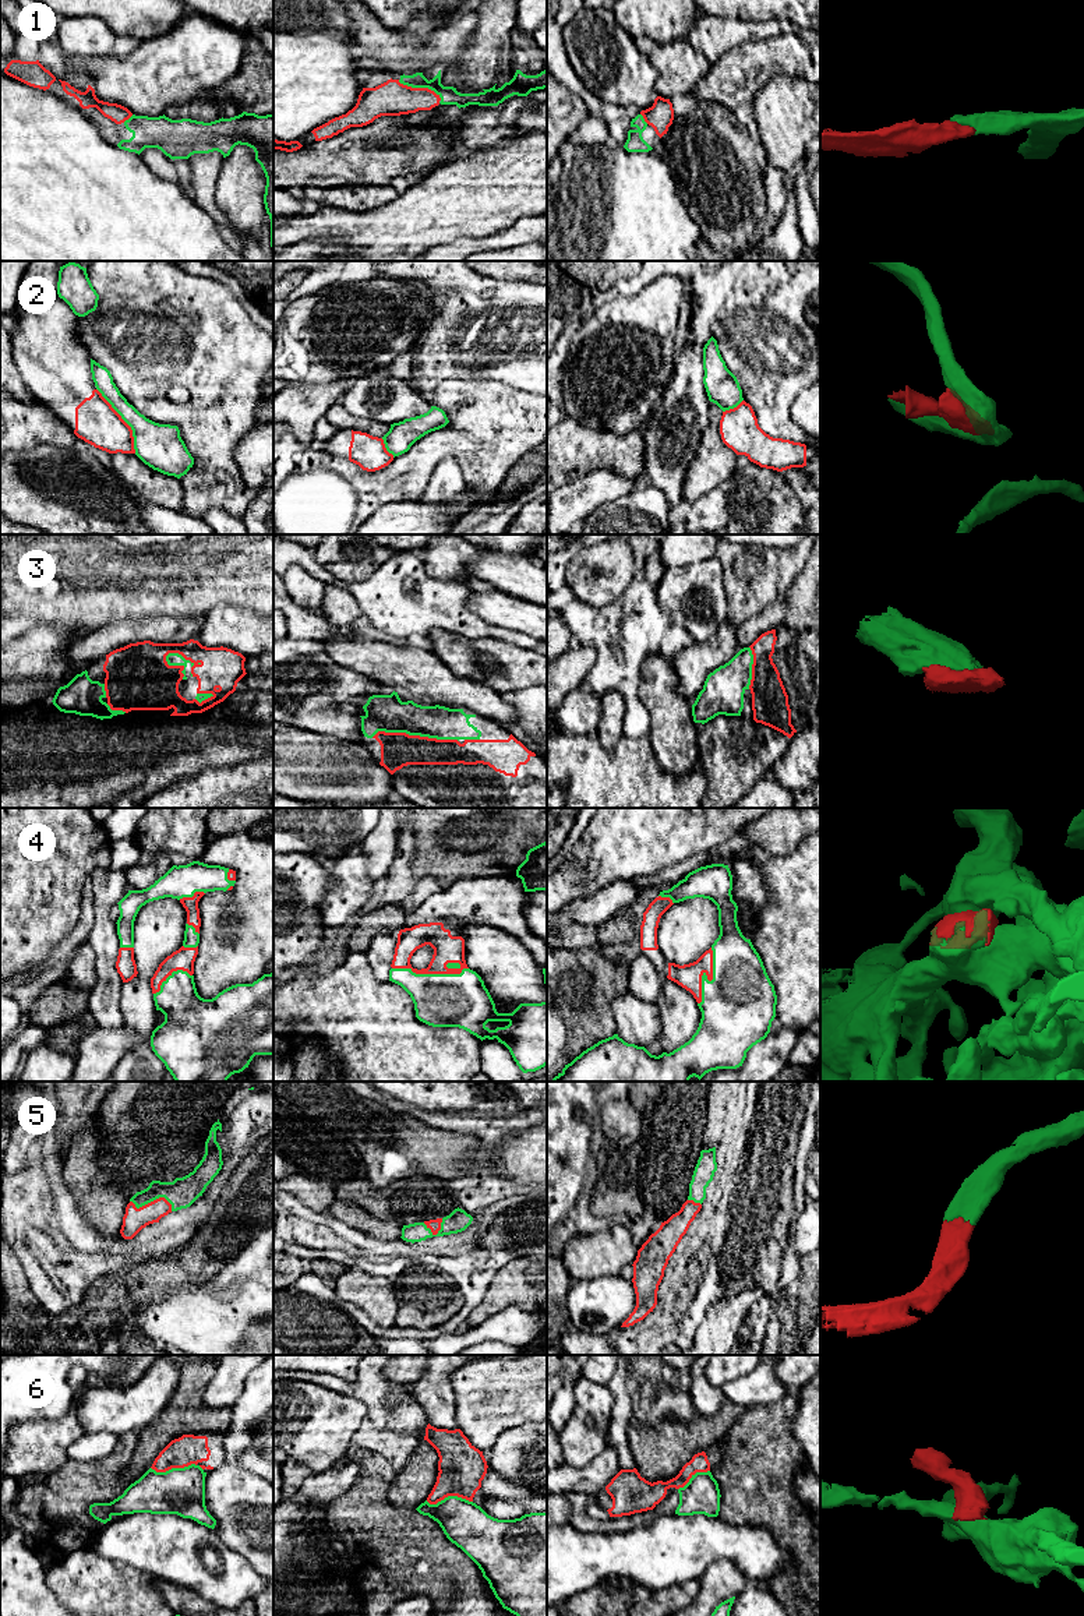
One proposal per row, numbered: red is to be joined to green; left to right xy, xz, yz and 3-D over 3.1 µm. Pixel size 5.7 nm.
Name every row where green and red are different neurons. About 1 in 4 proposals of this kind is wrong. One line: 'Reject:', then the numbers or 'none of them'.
Reject: 2, 6

